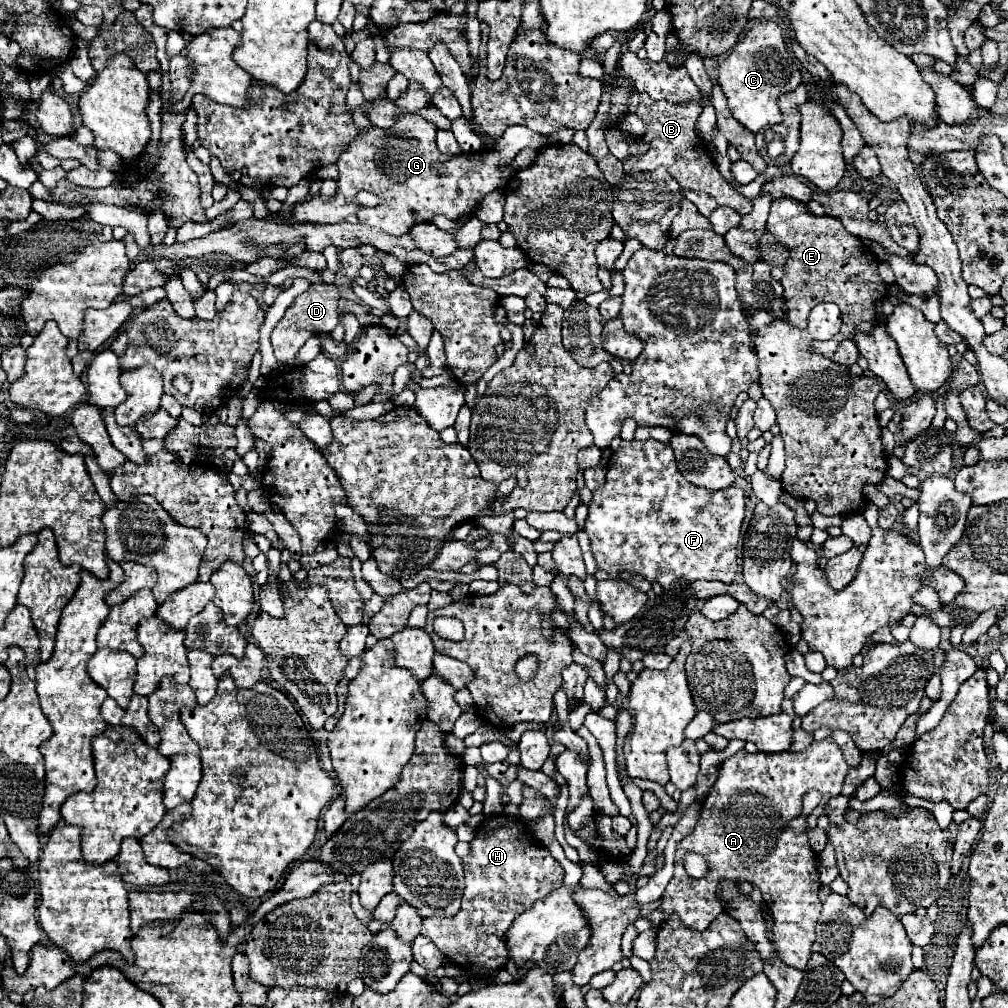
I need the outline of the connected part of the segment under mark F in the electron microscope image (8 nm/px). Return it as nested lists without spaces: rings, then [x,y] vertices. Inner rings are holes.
[[[655,439],[649,441],[621,441],[621,447],[611,455],[609,465],[607,465],[607,485],[601,487],[601,491],[593,493],[593,501],[589,505],[589,515],[585,521],[585,533],[591,539],[591,549],[593,557],[597,561],[597,569],[607,571],[609,575],[615,575],[619,571],[631,571],[641,577],[645,577],[649,583],[659,583],[665,591],[673,589],[675,583],[679,585],[689,585],[691,581],[705,579],[705,581],[721,581],[721,583],[733,583],[733,577],[737,573],[737,543],[741,537],[741,523],[743,523],[743,513],[745,513],[745,495],[743,489],[737,485],[731,485],[721,491],[709,491],[705,487],[693,487],[687,483],[687,479],[681,475],[681,471],[675,465],[675,457],[671,451],[669,443],[661,443]]]

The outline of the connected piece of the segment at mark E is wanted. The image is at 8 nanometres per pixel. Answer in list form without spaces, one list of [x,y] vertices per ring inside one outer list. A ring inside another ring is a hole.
[[[781,197],[771,203],[767,231],[771,231],[791,251],[785,263],[785,275],[781,279],[781,285],[785,289],[785,301],[789,307],[789,323],[793,323],[799,329],[807,329],[809,311],[823,301],[837,303],[843,313],[843,325],[839,335],[835,335],[829,341],[813,343],[817,353],[821,353],[823,357],[831,357],[843,339],[851,339],[855,329],[869,333],[875,327],[875,303],[887,295],[887,285],[877,273],[879,261],[875,259],[875,255],[867,249],[867,245],[861,239],[851,235],[839,219],[833,219],[829,215],[815,216],[807,212],[805,203]]]

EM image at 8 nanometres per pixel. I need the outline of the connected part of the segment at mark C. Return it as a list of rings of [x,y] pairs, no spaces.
[[[761,21],[743,35],[743,39],[719,65],[717,81],[727,97],[733,117],[751,133],[757,133],[767,125],[781,123],[777,97],[785,91],[793,91],[801,83],[801,67],[793,53],[789,53],[781,27],[775,21]]]

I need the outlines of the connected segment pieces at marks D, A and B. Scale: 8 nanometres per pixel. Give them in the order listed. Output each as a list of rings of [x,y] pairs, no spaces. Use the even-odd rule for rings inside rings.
[[[313,283],[305,293],[301,293],[293,305],[285,311],[283,319],[277,323],[277,327],[271,333],[271,345],[275,349],[275,357],[283,367],[295,365],[295,355],[303,347],[303,343],[313,337],[315,333],[331,333],[339,319],[337,319],[337,301],[341,293],[337,285],[325,285],[325,283]]]
[[[831,739],[813,741],[801,753],[783,751],[783,753],[775,753],[775,755],[769,755],[769,753],[751,755],[747,751],[739,751],[731,759],[727,759],[719,769],[719,777],[717,777],[715,785],[711,787],[709,795],[703,801],[697,827],[693,829],[693,833],[689,833],[677,845],[675,875],[669,881],[665,893],[661,895],[661,907],[659,907],[663,911],[663,921],[661,923],[665,923],[665,919],[671,913],[677,913],[681,917],[681,921],[685,923],[685,927],[695,929],[695,931],[705,931],[707,925],[717,915],[721,915],[725,911],[725,901],[717,897],[721,881],[729,879],[735,885],[739,885],[741,881],[749,881],[753,887],[759,887],[765,905],[773,913],[773,945],[777,947],[779,959],[783,963],[787,963],[789,967],[805,971],[807,961],[813,955],[811,945],[817,939],[815,927],[817,927],[817,921],[819,921],[819,915],[821,915],[821,901],[819,901],[817,893],[821,889],[821,881],[819,881],[817,853],[811,849],[807,833],[795,833],[795,831],[787,829],[787,821],[801,815],[803,795],[809,789],[817,789],[823,795],[821,803],[807,817],[807,829],[815,829],[817,819],[823,813],[827,801],[831,797],[841,795],[841,789],[843,789],[843,783],[845,783],[845,777],[847,777],[847,769],[849,767],[847,767],[847,763],[841,755],[841,749]],[[691,851],[703,855],[709,863],[709,871],[701,879],[693,879],[685,871],[683,861],[685,861],[685,855],[691,853]]]
[[[653,101],[651,105],[643,105],[639,103],[637,107],[637,117],[645,123],[645,135],[641,137],[641,141],[645,141],[649,145],[647,153],[643,155],[629,155],[623,161],[623,169],[629,175],[641,173],[641,171],[653,171],[659,165],[665,165],[669,175],[675,177],[681,187],[691,189],[691,191],[703,191],[709,193],[711,197],[717,199],[719,205],[729,205],[733,207],[737,213],[745,215],[753,209],[753,201],[743,197],[739,191],[735,191],[725,179],[723,175],[717,171],[717,165],[713,163],[713,159],[709,157],[709,153],[705,153],[699,137],[697,137],[697,119],[701,115],[703,107],[699,101],[689,101],[689,103],[669,103],[669,101]]]

